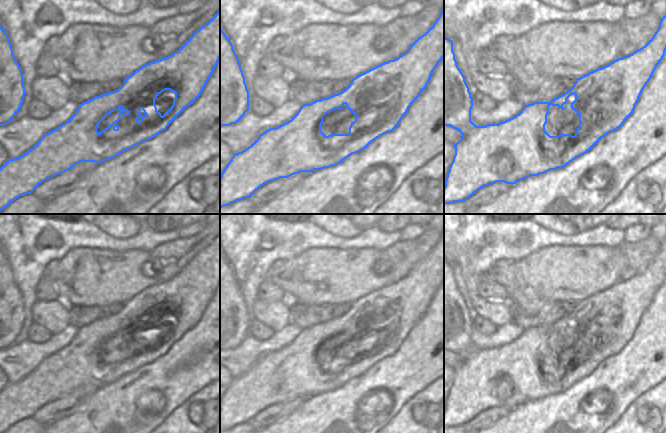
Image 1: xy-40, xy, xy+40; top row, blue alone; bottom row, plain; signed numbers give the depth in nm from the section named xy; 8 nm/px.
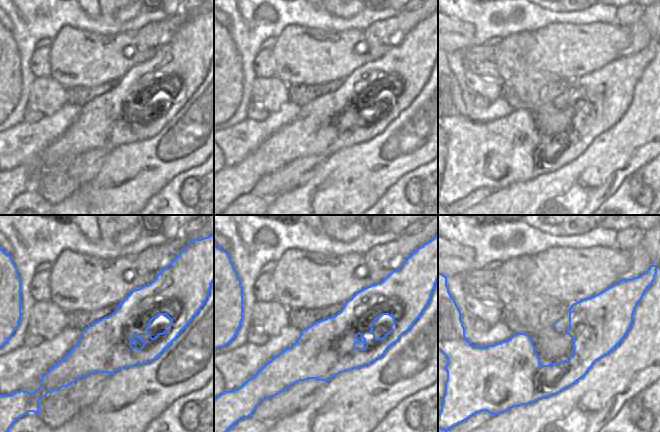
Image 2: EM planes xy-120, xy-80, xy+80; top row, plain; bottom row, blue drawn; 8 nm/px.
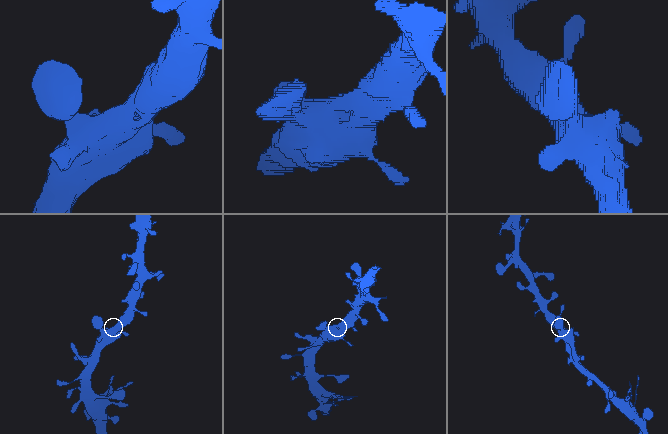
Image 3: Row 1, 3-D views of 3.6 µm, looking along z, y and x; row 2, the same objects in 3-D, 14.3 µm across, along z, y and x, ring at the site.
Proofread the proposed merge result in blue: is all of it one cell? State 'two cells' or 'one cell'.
one cell

